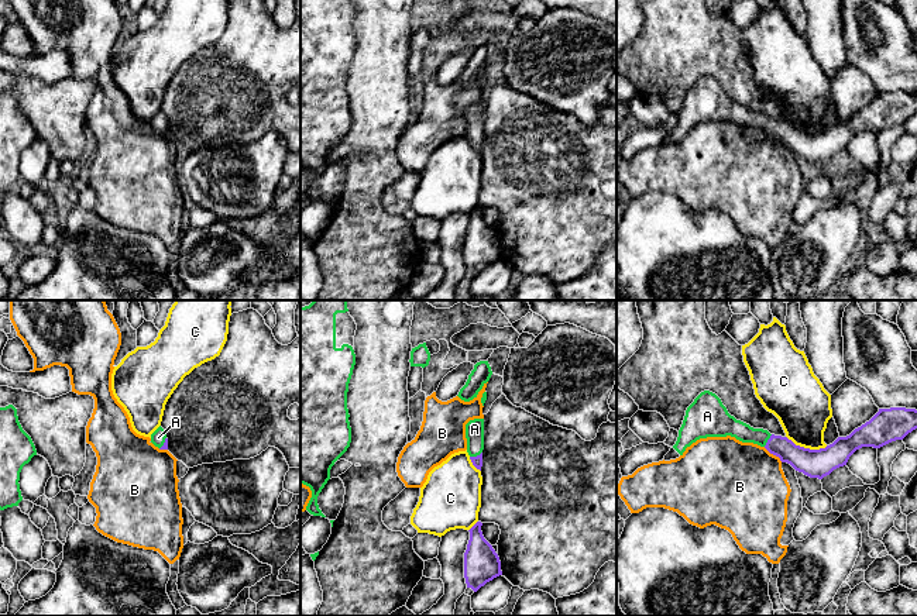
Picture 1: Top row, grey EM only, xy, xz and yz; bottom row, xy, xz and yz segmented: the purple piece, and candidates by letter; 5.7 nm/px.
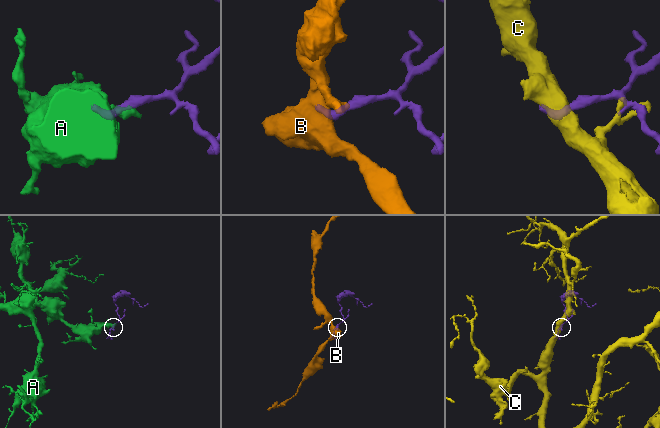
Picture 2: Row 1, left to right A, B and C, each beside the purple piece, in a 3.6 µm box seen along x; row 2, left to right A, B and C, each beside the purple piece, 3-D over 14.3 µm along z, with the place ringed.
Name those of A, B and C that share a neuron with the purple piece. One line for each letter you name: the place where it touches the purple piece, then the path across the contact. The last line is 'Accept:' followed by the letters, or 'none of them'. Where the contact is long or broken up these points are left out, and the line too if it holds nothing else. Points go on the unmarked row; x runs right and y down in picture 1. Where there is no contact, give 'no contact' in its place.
A: contact xz (477, 140); way xz (477, 145), (477, 140), (474, 113)
Accept: A

